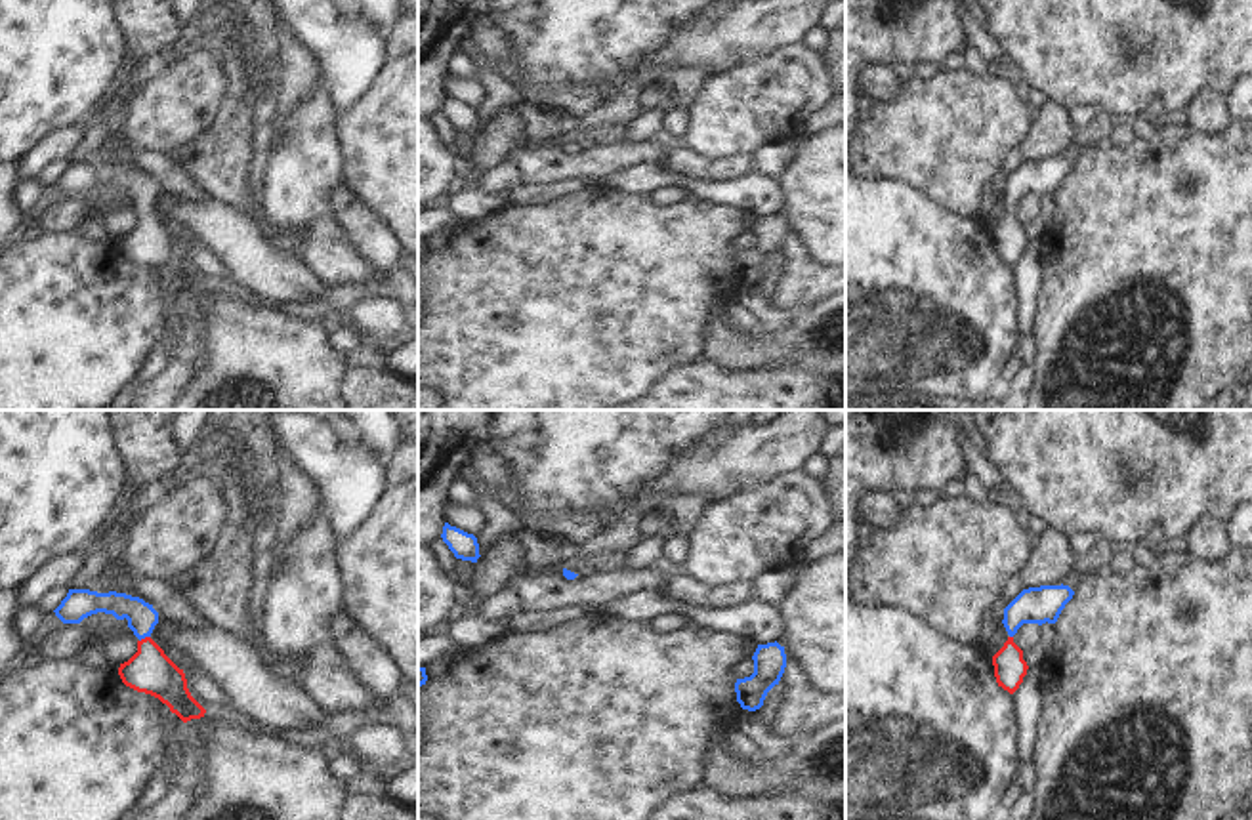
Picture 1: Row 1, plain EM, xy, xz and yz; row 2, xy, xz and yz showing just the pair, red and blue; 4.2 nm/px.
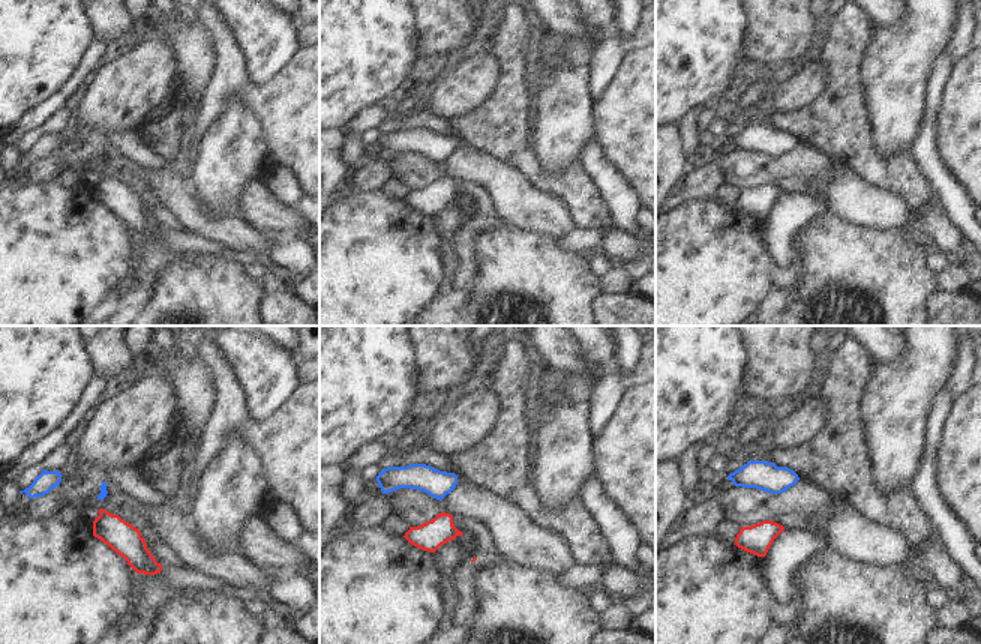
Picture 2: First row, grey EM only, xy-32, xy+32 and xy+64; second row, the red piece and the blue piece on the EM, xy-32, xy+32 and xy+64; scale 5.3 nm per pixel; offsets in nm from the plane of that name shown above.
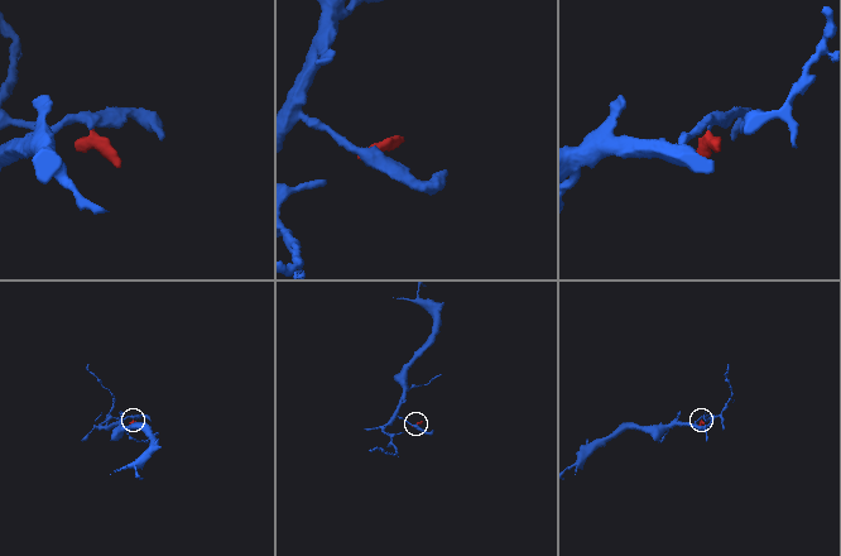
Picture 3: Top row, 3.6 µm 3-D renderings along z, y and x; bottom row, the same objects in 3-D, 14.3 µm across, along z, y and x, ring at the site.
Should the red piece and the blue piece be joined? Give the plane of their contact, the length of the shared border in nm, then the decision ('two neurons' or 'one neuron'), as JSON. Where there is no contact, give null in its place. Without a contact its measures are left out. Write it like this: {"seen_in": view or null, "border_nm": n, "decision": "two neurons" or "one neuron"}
{"seen_in": "xy", "border_nm": 50, "decision": "one neuron"}

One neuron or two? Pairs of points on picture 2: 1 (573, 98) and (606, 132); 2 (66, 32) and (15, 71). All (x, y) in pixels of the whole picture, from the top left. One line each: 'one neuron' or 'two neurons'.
1: two neurons
2: one neuron

